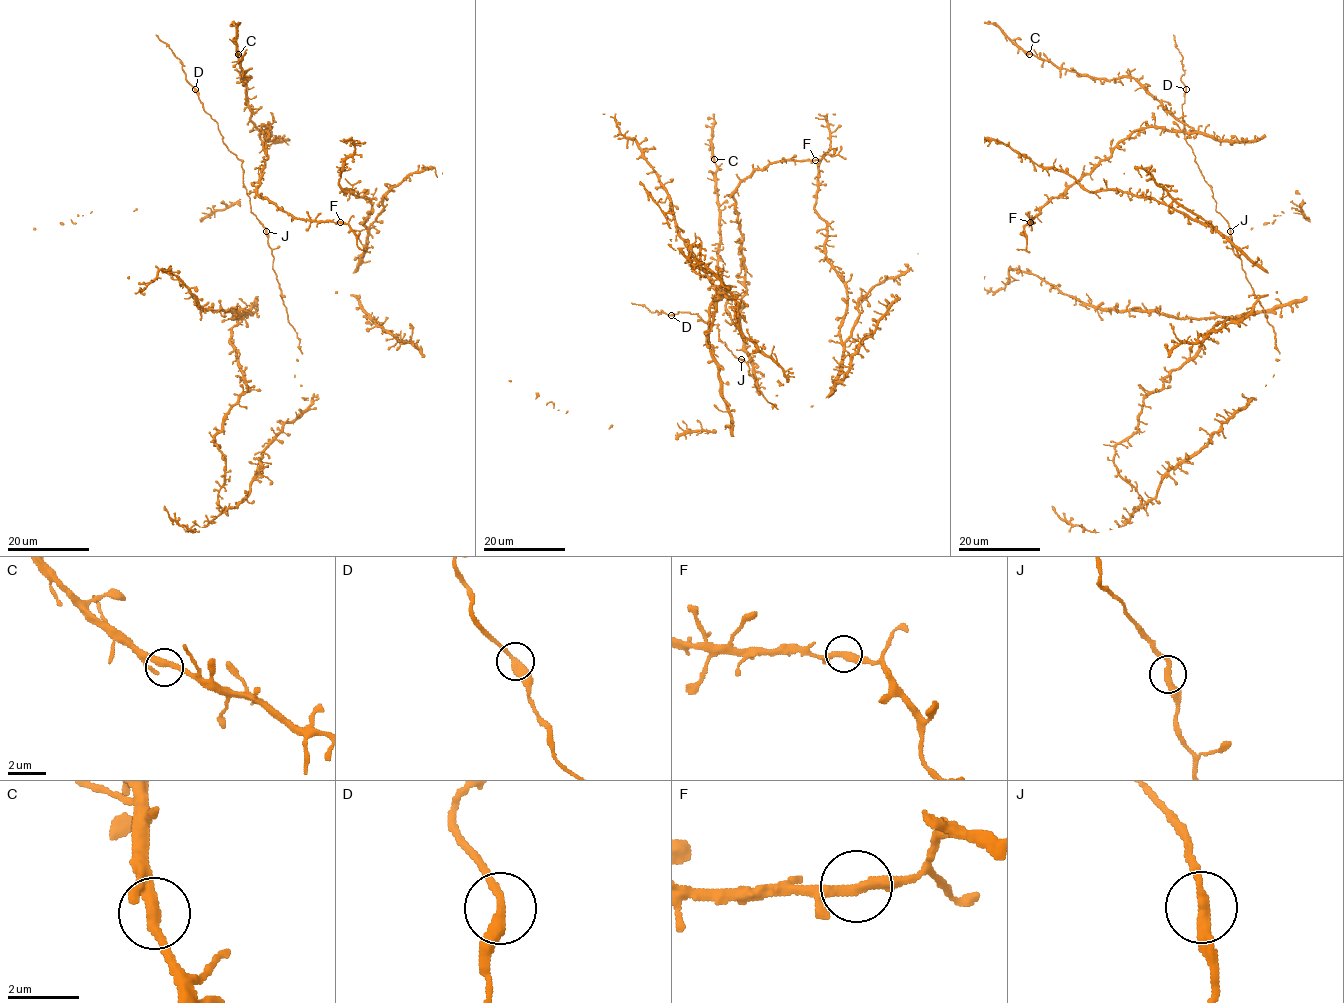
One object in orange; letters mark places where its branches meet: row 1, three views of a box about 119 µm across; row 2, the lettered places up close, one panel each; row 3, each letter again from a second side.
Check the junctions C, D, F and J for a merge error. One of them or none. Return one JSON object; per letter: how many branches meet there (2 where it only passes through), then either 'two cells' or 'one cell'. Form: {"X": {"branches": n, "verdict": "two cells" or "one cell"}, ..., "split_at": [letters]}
{"C": {"branches": 2, "verdict": "one cell"}, "D": {"branches": 2, "verdict": "one cell"}, "F": {"branches": 2, "verdict": "one cell"}, "J": {"branches": 2, "verdict": "one cell"}, "split_at": []}

